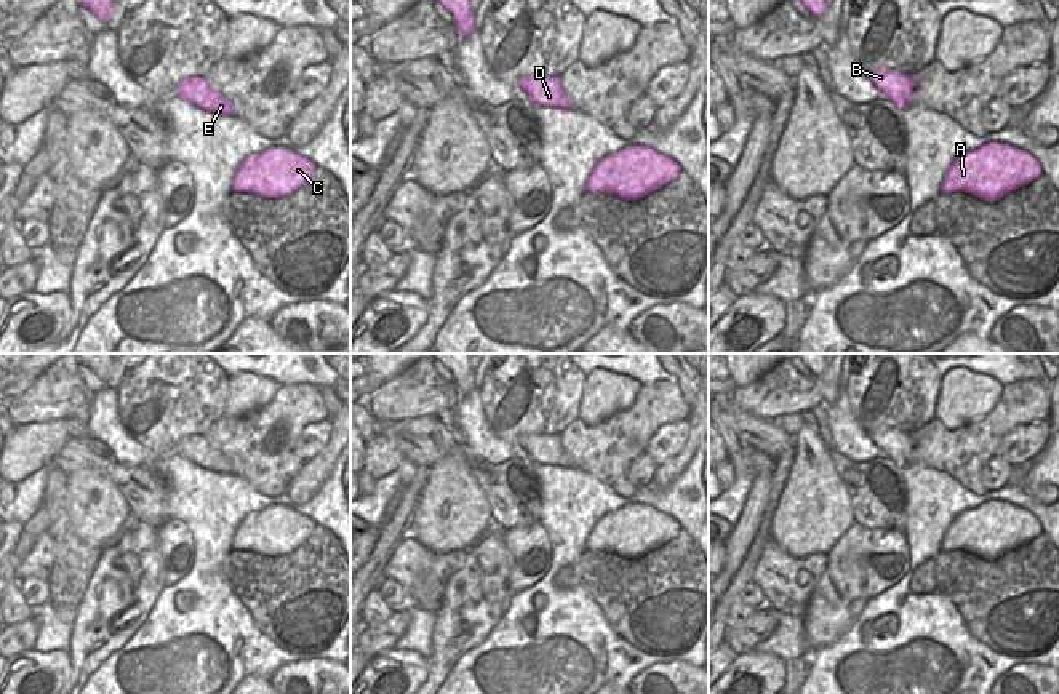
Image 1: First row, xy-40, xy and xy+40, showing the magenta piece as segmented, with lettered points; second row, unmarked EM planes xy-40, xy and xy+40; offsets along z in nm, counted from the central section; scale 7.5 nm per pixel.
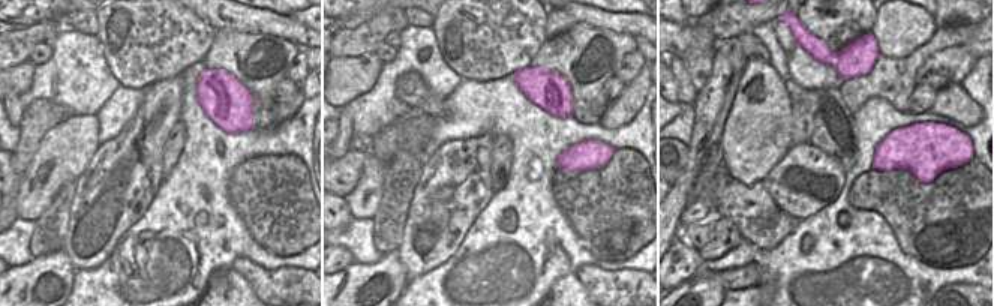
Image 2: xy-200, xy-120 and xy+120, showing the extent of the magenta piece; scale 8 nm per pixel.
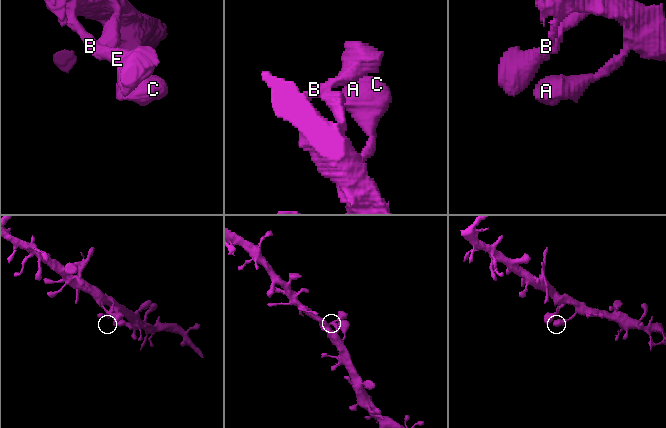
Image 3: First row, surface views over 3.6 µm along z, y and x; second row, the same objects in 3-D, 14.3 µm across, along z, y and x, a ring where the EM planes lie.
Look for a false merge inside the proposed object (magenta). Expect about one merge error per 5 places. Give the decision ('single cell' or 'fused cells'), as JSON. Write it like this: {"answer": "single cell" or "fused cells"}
{"answer": "single cell"}

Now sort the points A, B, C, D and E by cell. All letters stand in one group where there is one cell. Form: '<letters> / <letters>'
A B C D E

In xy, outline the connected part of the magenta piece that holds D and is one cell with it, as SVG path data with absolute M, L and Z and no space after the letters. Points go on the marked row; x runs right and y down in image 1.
M525 75L518 80L518 88L536 106L573 109L569 98L560 86L558 75Z

